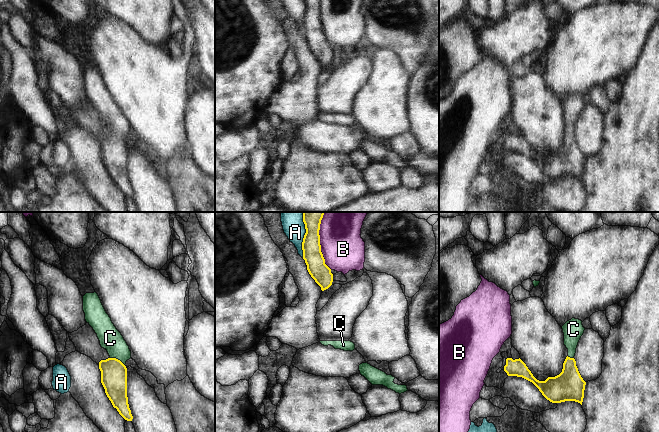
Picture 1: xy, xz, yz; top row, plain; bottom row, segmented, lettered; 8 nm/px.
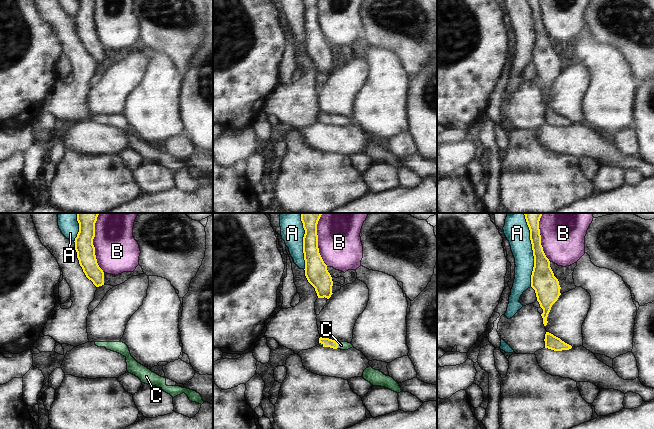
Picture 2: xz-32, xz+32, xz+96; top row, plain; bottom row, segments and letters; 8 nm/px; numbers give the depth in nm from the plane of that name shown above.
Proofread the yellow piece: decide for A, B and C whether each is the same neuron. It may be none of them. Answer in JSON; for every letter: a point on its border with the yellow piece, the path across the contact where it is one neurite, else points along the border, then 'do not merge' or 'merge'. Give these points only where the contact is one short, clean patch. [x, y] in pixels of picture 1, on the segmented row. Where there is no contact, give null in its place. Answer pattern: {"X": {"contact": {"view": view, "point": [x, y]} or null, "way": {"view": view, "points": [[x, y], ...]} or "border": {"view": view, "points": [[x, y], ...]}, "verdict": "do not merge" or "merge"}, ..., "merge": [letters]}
{"A": {"contact": {"view": "xz", "point": [304, 235]}, "verdict": "do not merge"}, "B": {"contact": {"view": "xz", "point": [319, 241]}, "verdict": "do not merge"}, "C": {"contact": {"view": "xy", "point": [117, 359]}, "way": {"view": "xy", "points": [[113, 372], [117, 359], [117, 347], [110, 338]]}, "verdict": "merge"}, "merge": ["C"]}

